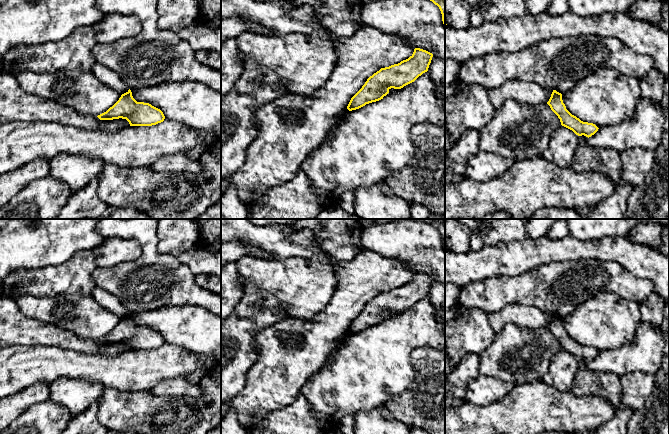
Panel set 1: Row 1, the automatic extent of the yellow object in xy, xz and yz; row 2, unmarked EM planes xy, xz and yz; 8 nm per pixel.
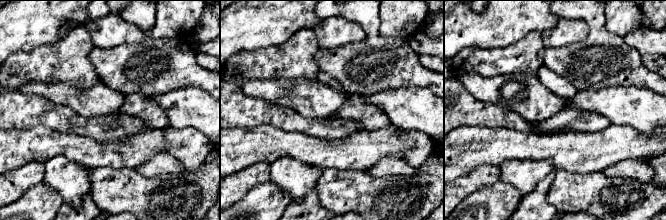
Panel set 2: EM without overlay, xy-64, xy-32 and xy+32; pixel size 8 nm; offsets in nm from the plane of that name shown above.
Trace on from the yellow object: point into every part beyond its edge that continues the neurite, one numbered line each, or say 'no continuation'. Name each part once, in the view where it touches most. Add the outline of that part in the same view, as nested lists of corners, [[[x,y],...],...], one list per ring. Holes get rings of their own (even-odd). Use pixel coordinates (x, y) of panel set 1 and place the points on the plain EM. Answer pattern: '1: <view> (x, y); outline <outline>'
no continuation

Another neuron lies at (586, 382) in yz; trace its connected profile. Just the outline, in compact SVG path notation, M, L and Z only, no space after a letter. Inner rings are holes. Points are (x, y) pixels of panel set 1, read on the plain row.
M588 361L578 362L578 371L571 391L577 396L594 395L606 399L615 409L621 406L621 377L588 369Z

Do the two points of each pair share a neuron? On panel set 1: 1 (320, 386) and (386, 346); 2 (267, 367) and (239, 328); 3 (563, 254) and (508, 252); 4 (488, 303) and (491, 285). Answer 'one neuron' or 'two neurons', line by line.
1: one neuron
2: two neurons
3: one neuron
4: one neuron

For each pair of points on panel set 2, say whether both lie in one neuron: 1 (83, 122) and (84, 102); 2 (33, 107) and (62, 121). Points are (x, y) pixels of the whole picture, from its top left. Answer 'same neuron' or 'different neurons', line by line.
1: different neurons
2: same neuron

